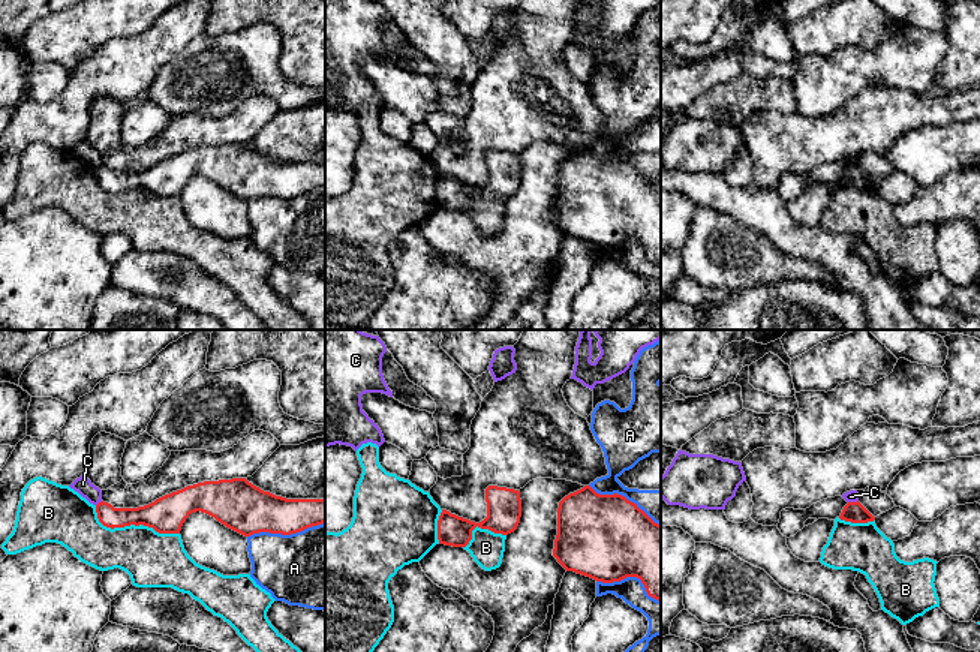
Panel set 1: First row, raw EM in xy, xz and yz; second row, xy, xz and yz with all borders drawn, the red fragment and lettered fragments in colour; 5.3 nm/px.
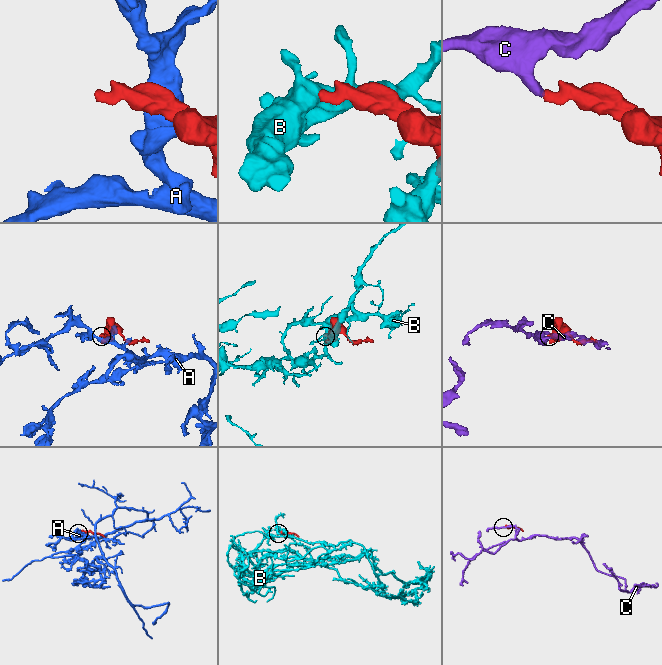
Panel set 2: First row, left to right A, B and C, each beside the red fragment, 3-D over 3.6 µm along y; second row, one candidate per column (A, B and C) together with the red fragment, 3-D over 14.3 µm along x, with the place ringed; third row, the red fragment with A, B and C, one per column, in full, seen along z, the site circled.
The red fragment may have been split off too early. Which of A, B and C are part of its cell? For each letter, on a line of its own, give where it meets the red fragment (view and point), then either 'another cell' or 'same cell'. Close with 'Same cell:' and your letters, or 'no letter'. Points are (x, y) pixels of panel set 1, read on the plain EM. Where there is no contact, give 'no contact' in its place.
A: meets red in xy at (285, 198); another cell
B: meets red in xy at (113, 192); another cell
C: meets red in yz at (853, 167); another cell
Same cell: no letter

